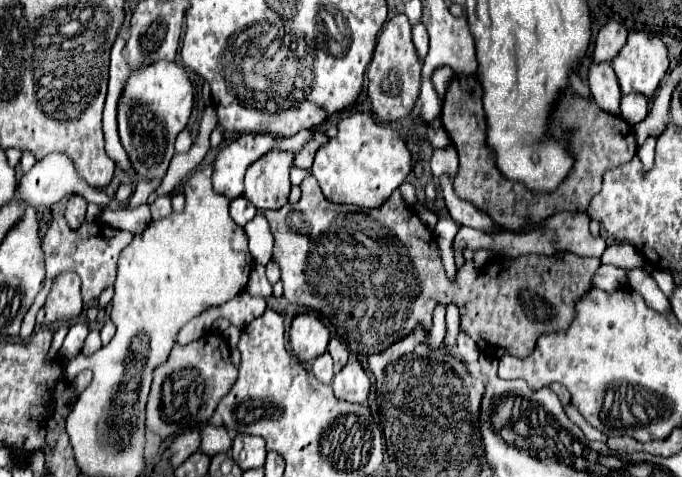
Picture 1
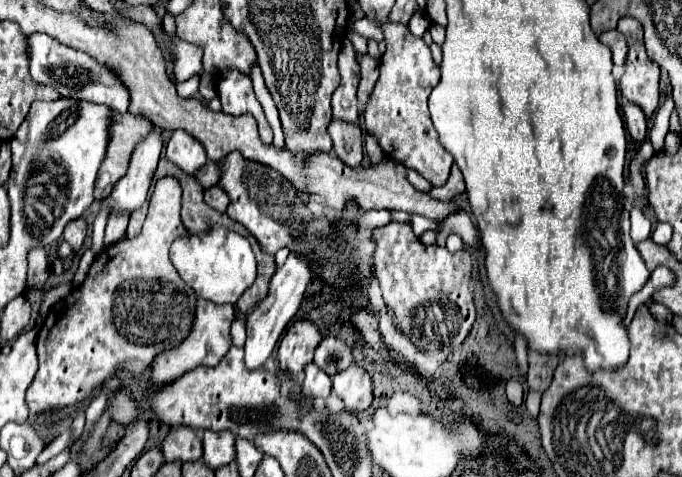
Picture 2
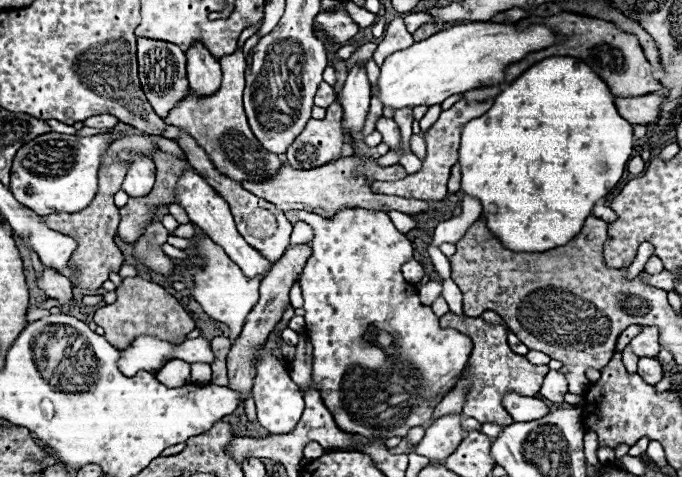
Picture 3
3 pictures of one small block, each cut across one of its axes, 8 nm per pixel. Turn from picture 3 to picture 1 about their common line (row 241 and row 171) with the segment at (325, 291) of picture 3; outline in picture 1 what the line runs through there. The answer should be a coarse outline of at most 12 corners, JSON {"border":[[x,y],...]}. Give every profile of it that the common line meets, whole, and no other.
{"border":[[356,112],[318,150],[312,176],[332,202],[380,206],[410,152]]}

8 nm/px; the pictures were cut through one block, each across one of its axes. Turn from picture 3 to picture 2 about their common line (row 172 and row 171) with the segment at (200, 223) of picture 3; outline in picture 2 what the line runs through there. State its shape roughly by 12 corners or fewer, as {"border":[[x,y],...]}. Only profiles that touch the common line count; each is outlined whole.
{"border":[[176,130],[166,156],[194,176],[206,162],[204,146]]}

